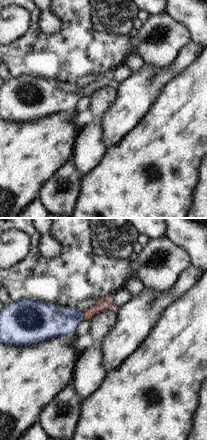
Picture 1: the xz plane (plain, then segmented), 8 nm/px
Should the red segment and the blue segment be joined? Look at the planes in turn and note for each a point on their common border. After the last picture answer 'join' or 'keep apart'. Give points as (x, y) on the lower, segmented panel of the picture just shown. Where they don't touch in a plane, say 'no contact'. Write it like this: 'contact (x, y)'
contact (83, 316)

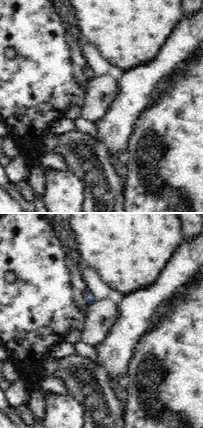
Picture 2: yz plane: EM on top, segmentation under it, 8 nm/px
contact (87, 291)

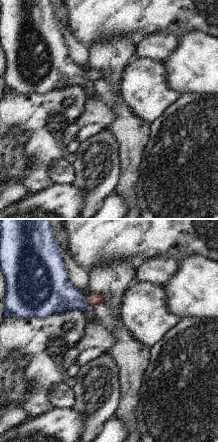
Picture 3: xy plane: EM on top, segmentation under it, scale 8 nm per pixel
contact (86, 299)

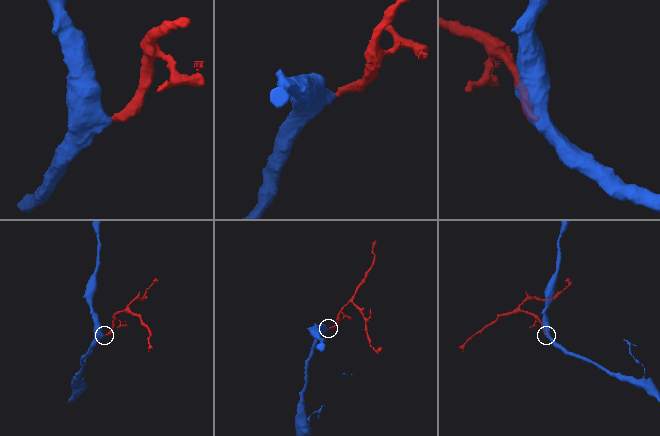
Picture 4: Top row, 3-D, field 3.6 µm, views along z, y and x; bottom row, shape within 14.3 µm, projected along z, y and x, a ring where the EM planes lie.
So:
join

